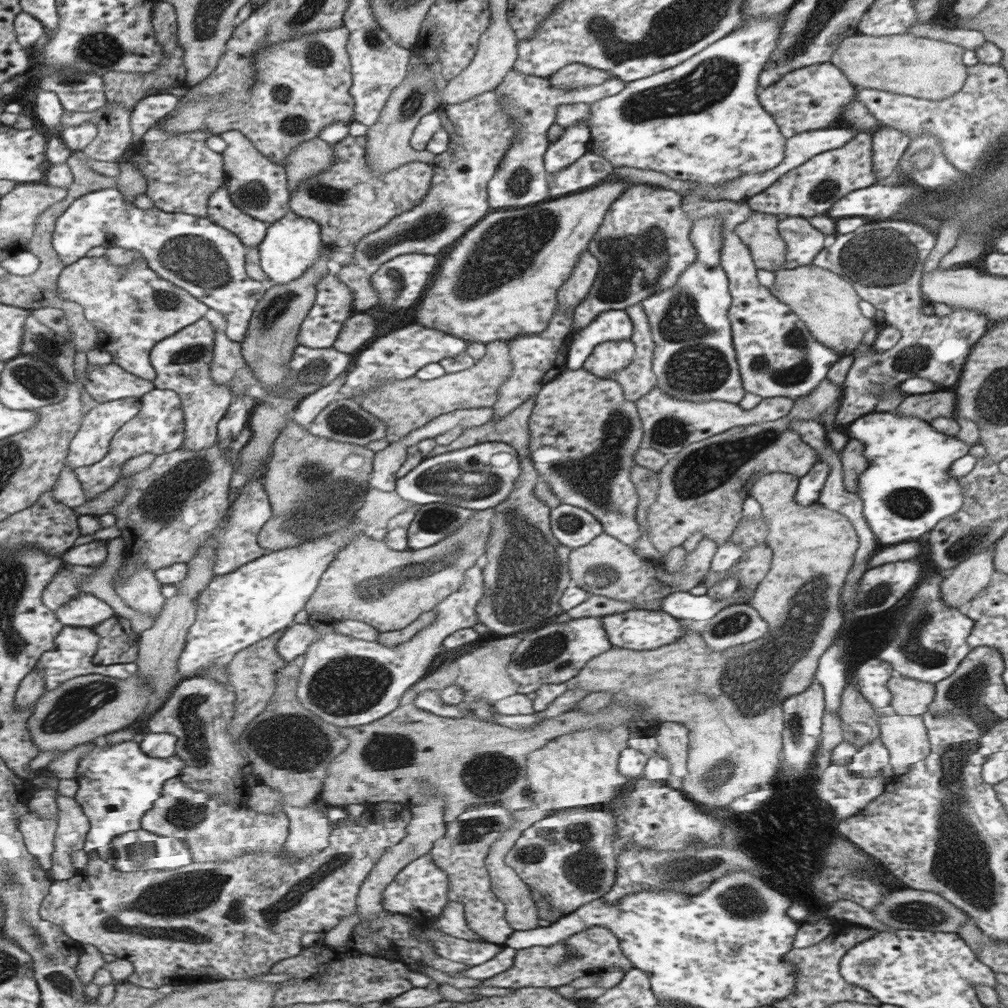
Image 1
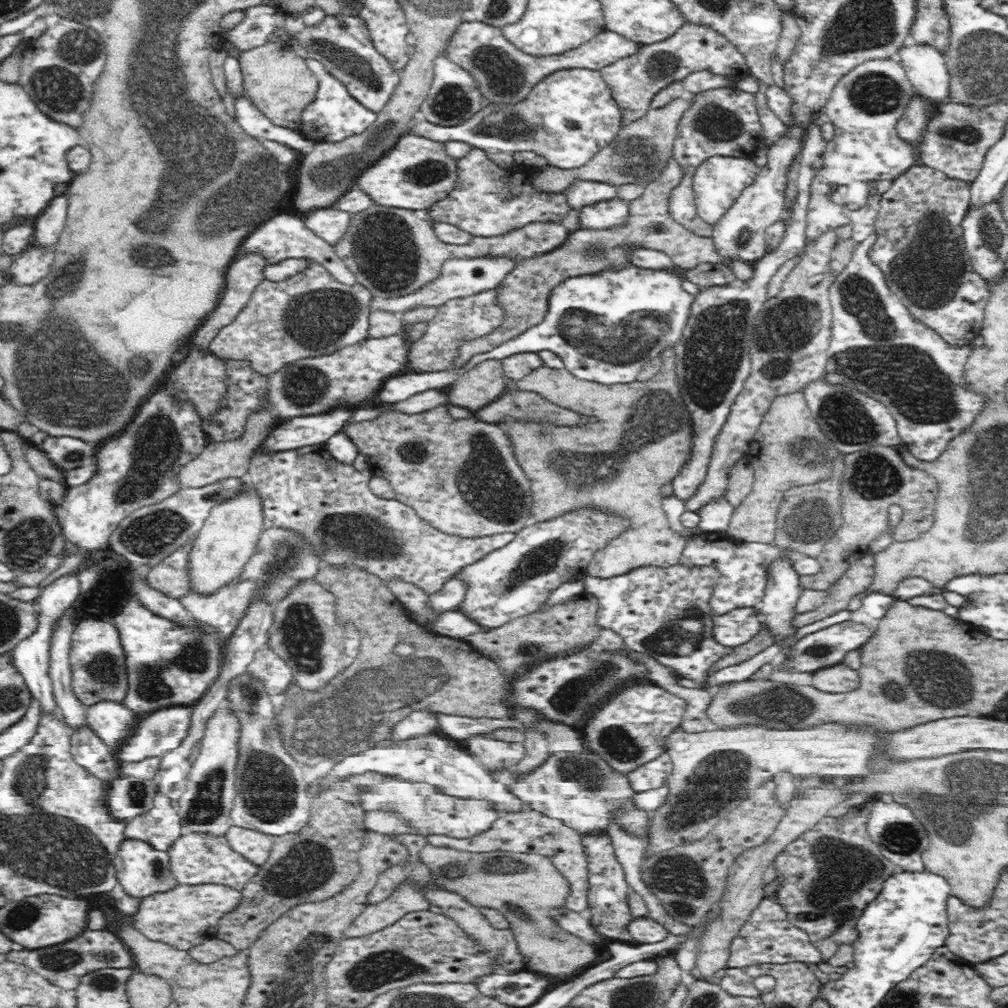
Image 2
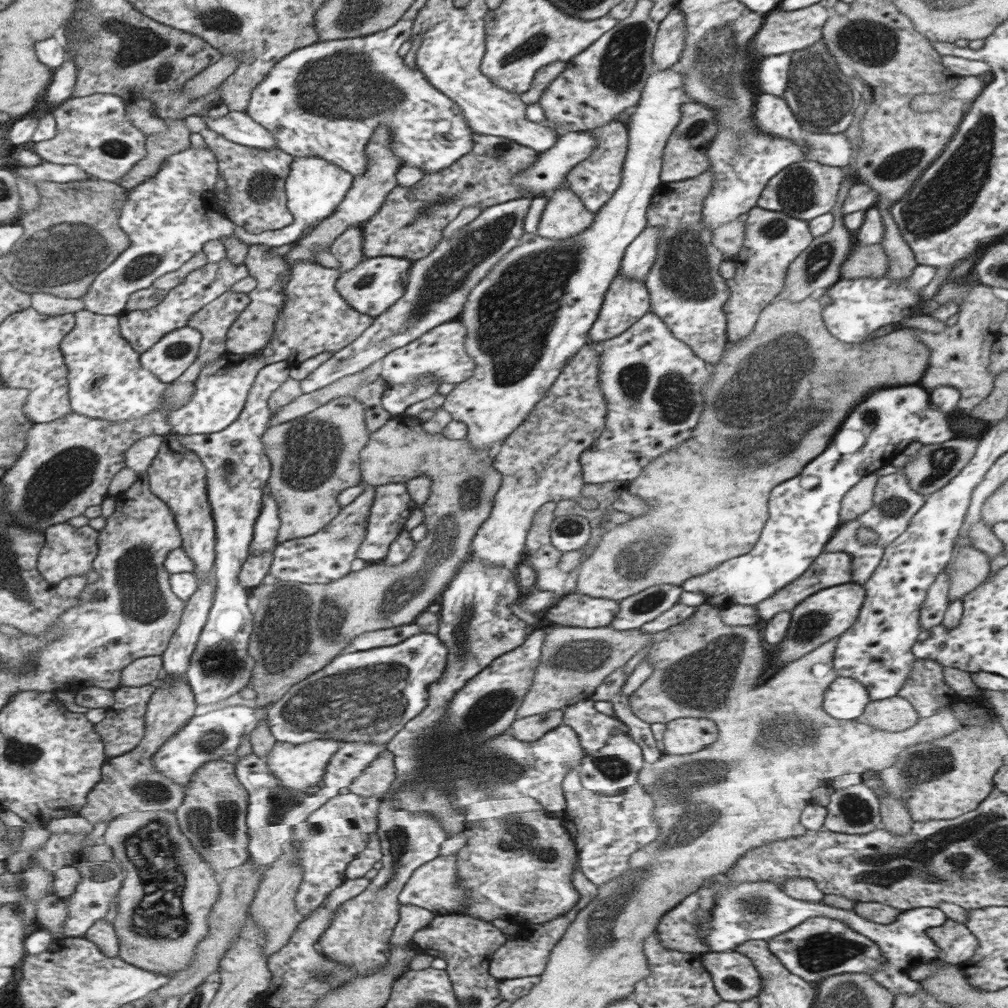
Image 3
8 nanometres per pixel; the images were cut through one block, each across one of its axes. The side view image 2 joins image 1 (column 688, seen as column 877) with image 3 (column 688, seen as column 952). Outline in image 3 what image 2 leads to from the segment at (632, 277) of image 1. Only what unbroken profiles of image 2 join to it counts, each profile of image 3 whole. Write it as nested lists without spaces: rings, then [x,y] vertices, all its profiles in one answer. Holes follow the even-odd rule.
[[[703,172],[691,180],[679,180],[657,188],[647,214],[647,228],[663,230],[657,242],[657,258],[651,272],[645,276],[645,284],[651,294],[649,312],[659,316],[675,338],[685,342],[699,358],[709,366],[715,366],[729,348],[727,316],[723,304],[729,300],[731,290],[723,286],[723,278],[717,274],[717,266],[723,258],[719,248],[711,246],[713,230],[701,224],[705,200],[711,196],[715,182],[713,172]]]

